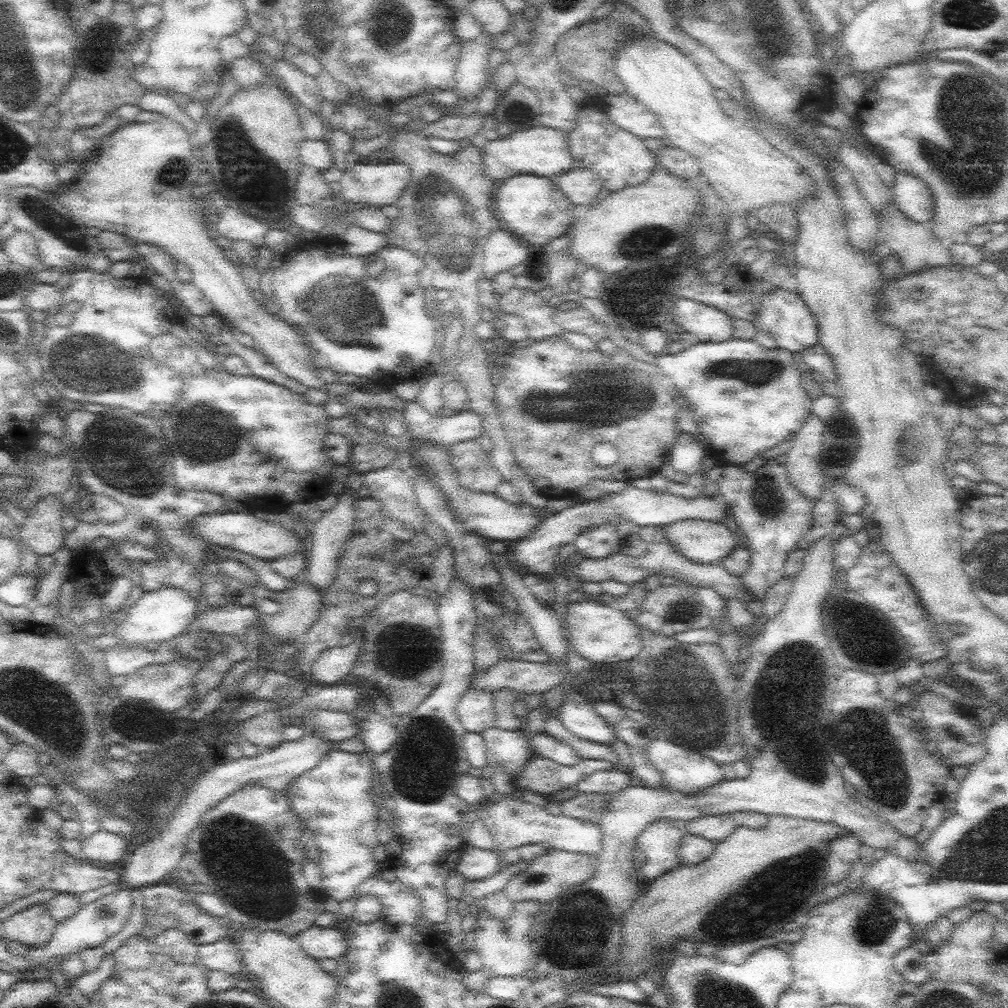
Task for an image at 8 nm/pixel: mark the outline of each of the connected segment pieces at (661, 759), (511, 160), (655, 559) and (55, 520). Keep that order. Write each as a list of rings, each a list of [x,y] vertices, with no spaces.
[[[653,740],[647,748],[649,760],[661,772],[667,788],[677,790],[682,794],[700,794],[711,786],[724,780],[724,769],[712,757],[704,756],[698,751],[687,749],[681,744],[670,740]]]
[[[538,125],[528,130],[512,132],[506,137],[490,140],[484,148],[485,171],[495,182],[503,182],[512,176],[533,174],[557,181],[558,177],[573,168],[573,156],[565,131]]]
[[[648,525],[641,528],[641,538],[648,544],[648,554],[644,554],[642,558],[633,558],[632,556],[616,552],[612,556],[602,559],[583,558],[579,565],[573,566],[570,562],[568,570],[573,571],[580,579],[580,584],[583,582],[604,582],[604,580],[618,580],[624,584],[633,585],[636,582],[643,582],[646,578],[654,576],[654,574],[663,574],[664,576],[672,576],[684,583],[689,583],[694,587],[700,588],[715,588],[718,594],[724,598],[739,598],[744,602],[751,599],[751,594],[746,590],[741,577],[732,574],[723,564],[698,564],[685,558],[678,550],[675,550],[667,540],[665,529],[661,526]]]
[[[48,495],[41,498],[20,523],[19,541],[39,557],[54,555],[65,547],[66,532],[62,522],[65,505],[58,497],[59,495]]]

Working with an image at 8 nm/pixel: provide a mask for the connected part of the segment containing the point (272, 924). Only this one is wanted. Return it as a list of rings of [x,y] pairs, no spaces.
[[[257,784],[228,795],[215,807],[208,809],[201,823],[188,836],[183,867],[194,875],[197,883],[207,886],[211,893],[222,898],[227,907],[227,921],[237,931],[258,928],[298,937],[315,926],[316,919],[325,912],[324,896],[304,877],[303,860],[306,858],[302,830],[297,812],[287,792],[276,792]]]

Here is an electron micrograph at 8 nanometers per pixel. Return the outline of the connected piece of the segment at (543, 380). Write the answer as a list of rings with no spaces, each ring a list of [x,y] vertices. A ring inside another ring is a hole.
[[[561,334],[548,337],[546,340],[536,341],[531,346],[507,348],[505,369],[499,383],[495,387],[494,405],[498,410],[502,428],[512,446],[512,452],[515,454],[516,464],[534,480],[534,484],[538,486],[538,490],[544,493],[549,499],[575,497],[580,490],[592,485],[600,485],[606,481],[614,481],[620,485],[623,483],[629,484],[634,480],[659,472],[664,463],[669,461],[672,449],[674,449],[675,439],[678,439],[678,435],[681,432],[680,428],[676,426],[676,423],[678,423],[676,415],[682,409],[688,408],[688,411],[692,411],[690,400],[680,394],[680,389],[669,376],[663,373],[663,370],[657,365],[655,360],[652,363],[638,360],[632,354],[629,354],[628,350],[624,347],[617,347],[614,355],[609,355],[603,353],[596,345],[588,347],[575,346]],[[600,442],[610,442],[610,444],[616,446],[619,453],[619,460],[613,466],[602,468],[594,462],[592,452],[594,447],[600,444]]]

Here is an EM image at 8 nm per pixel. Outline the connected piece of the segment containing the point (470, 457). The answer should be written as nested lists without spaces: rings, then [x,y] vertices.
[[[473,439],[454,444],[450,447],[449,456],[452,467],[456,469],[458,483],[464,489],[470,489],[474,492],[494,493],[498,486],[503,484],[502,474],[494,467],[491,453],[485,451],[478,440]]]

